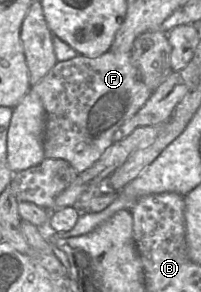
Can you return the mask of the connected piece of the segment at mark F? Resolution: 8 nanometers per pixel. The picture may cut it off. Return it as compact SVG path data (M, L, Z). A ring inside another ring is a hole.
M108 50L97 57L78 54L57 63L35 85L31 86L40 97L46 112L43 149L45 158L67 160L78 173L93 165L114 143L116 130L131 118L148 100L152 91L141 79L131 60L131 54Z

